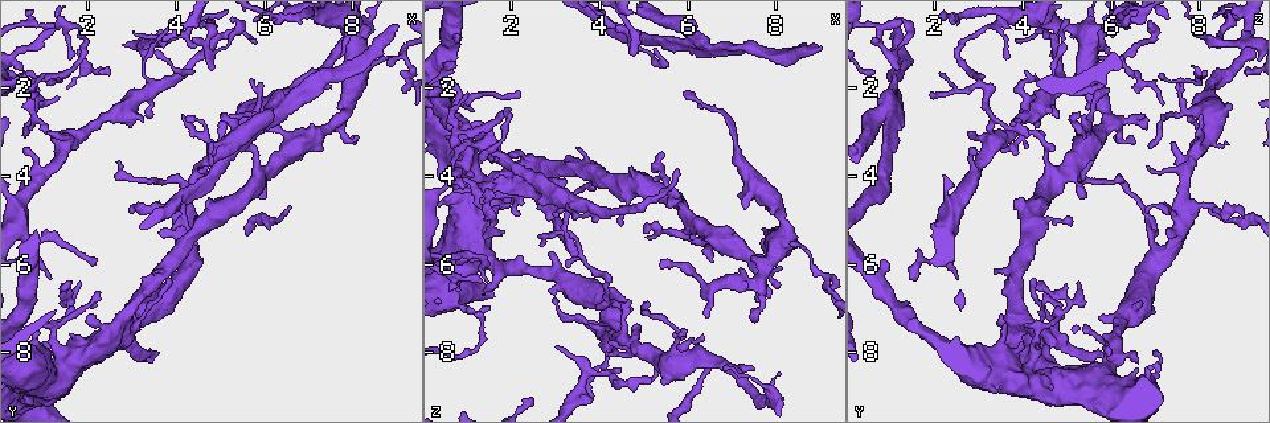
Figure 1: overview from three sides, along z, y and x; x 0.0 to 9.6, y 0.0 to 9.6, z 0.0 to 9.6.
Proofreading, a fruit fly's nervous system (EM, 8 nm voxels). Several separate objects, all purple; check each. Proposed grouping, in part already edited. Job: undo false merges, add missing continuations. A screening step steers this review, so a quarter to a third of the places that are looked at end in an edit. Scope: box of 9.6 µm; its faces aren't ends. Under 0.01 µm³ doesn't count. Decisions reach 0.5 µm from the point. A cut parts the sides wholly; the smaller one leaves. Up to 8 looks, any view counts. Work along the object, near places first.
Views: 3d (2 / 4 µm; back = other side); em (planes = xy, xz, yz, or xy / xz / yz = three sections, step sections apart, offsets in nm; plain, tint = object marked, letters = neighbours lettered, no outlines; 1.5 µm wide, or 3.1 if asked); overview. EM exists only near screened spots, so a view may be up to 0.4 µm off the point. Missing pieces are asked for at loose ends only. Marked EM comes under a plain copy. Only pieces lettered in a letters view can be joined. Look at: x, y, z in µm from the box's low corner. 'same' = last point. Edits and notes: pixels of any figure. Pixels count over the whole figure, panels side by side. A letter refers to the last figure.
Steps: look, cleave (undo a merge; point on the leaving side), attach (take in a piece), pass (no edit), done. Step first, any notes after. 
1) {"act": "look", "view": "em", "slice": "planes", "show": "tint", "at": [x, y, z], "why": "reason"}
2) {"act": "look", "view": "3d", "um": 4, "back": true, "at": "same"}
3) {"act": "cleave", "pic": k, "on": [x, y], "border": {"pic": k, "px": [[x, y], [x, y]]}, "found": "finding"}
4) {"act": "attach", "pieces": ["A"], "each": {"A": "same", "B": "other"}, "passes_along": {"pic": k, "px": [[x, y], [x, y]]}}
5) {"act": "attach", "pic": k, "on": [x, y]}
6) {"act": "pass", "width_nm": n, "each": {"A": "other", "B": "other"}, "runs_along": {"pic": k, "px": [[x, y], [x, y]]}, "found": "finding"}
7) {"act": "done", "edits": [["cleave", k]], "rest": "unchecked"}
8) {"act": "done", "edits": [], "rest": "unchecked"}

{"act": "look", "view": "em", "slice": "planes", "show": "letters", "at": [6.50, 2.00, 5.90], "why": "branch stops here"}

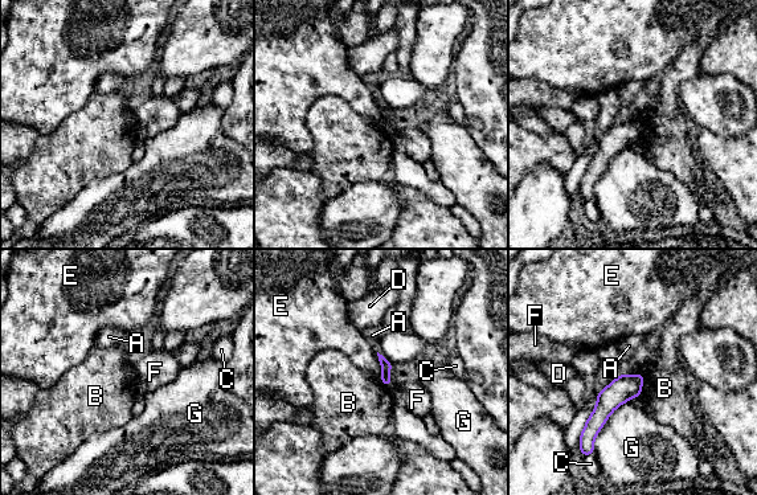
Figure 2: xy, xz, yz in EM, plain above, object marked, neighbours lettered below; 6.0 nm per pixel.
{"act": "pass", "each": {"A": "other", "B": "other", "C": "other", "D": "other", "E": "other", "F": "other", "G": "other"}, "border": {"pic": 2, "px": [[376, 352], [380, 364], [380, 379]]}, "found": "none of them fits"}

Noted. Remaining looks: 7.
{"act": "look", "view": "3d", "um": 2, "at": [6.00, 4.45, 5.35], "why": "an open end"}

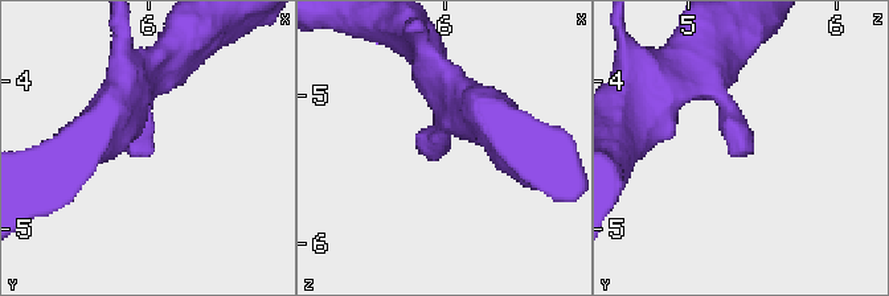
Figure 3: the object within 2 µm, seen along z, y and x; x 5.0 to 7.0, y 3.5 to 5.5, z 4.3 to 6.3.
{"act": "look", "view": "em", "slice": "xz", "step": 8, "show": "letters", "at": [6.02, 4.48, 5.30]}

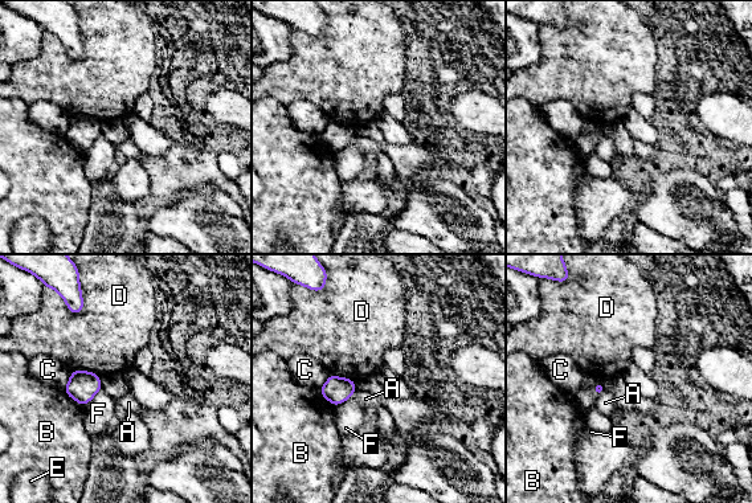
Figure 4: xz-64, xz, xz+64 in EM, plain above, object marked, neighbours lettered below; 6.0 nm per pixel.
{"act": "look", "view": "em", "slice": "planes", "show": "letters", "at": "same", "why": "cut it another way"}

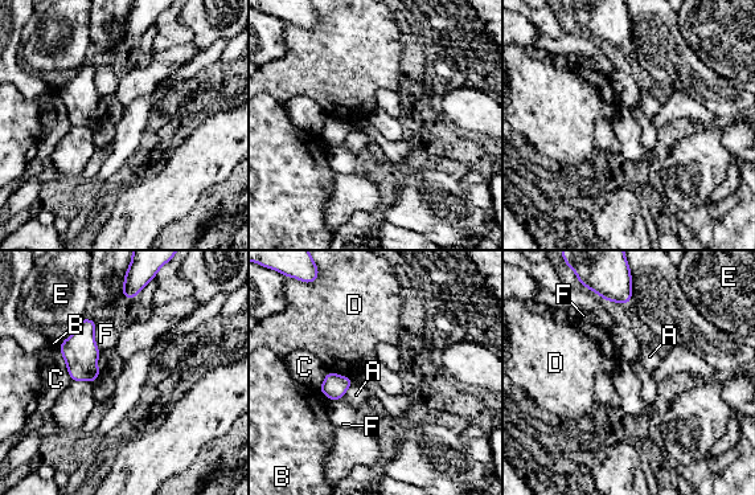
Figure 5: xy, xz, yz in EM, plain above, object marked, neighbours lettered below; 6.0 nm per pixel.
{"act": "pass", "each": {"A": "other", "B": "other", "C": "other", "D": "other", "E": "other", "F": "other"}, "found": "no lettered piece goes on from it"}

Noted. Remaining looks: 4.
{"act": "look", "view": "em", "slice": "planes", "show": "tint", "at": [6.25, 2.60, 1.10]}

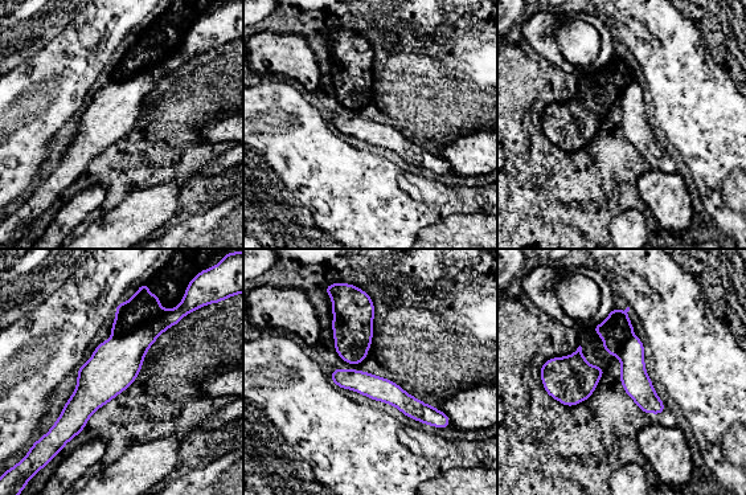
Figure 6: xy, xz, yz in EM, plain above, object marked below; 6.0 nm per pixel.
{"act": "look", "view": "em", "slice": "planes", "show": "letters", "at": "same", "why": "what lies round it"}

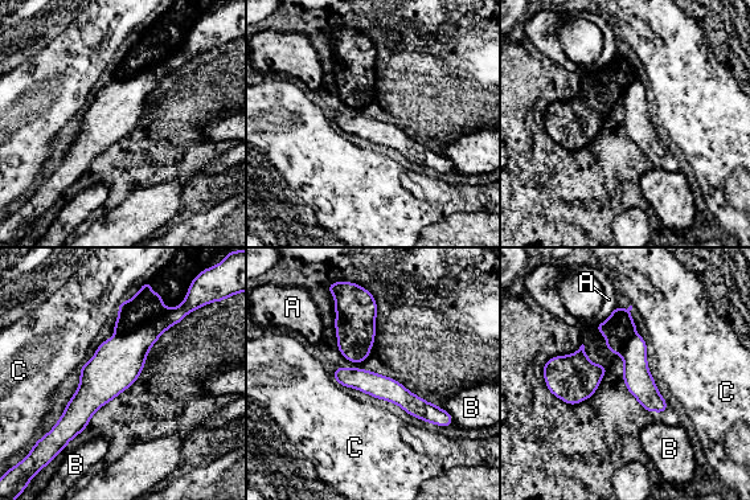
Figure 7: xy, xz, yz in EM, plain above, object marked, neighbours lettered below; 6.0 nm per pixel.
{"act": "cleave", "pic": 7, "on": [146, 306], "each": {"A": "other", "B": "other", "C": "other"}, "border": {"pic": 7, "px": [[163, 314], [140, 327], [115, 335]]}, "found": "two cells meet here"}

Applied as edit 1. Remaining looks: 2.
{"act": "done", "edits": [["cleave", 7]], "rest": "unchecked"}

